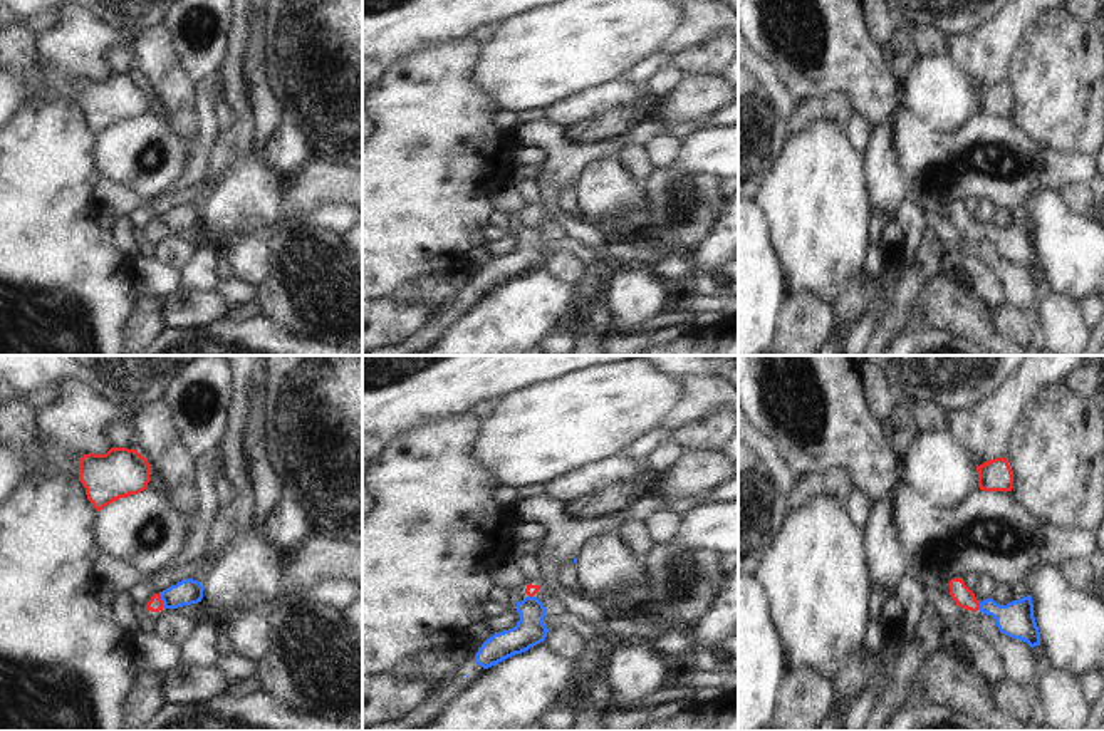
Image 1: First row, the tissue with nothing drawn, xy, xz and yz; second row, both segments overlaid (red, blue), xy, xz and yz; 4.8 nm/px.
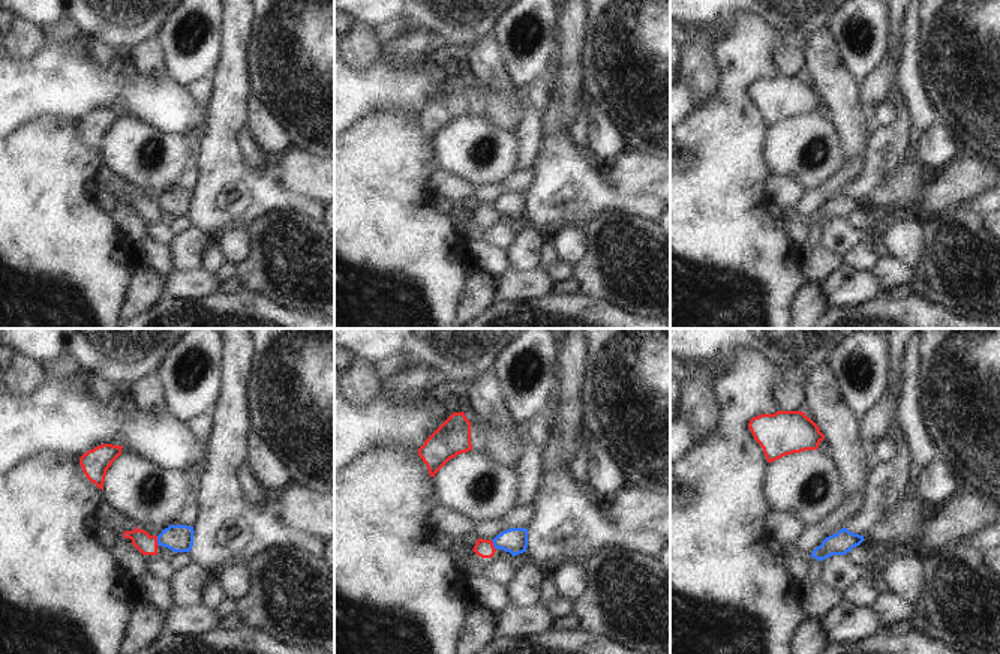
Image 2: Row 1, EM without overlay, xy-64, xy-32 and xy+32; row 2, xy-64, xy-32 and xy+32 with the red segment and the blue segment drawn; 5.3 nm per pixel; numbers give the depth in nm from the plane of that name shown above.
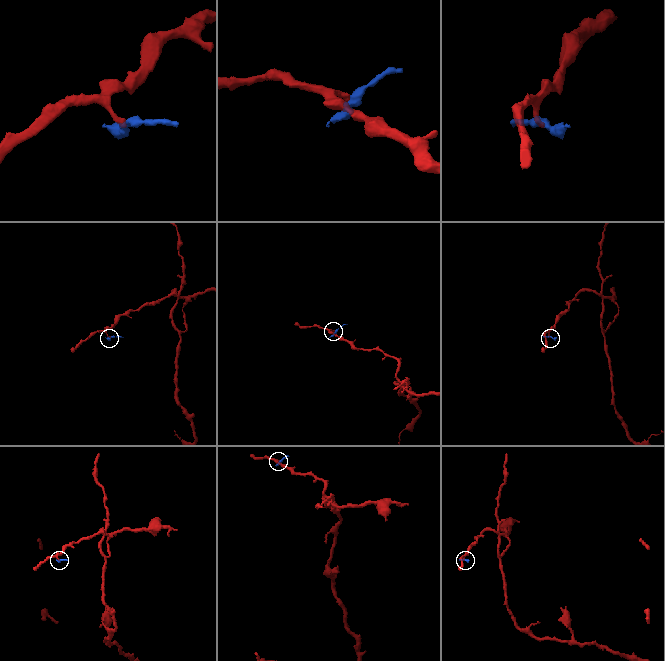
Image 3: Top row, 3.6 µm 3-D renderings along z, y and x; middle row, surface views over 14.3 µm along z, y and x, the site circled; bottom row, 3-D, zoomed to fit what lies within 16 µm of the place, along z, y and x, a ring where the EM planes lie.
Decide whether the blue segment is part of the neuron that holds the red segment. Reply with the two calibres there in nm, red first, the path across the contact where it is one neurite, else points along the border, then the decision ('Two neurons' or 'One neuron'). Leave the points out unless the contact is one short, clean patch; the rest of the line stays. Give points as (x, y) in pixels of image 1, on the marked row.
Thickness 70 nm (red) against 120 nm. Boundary: xy (158, 594), (163, 607). Two neurons.

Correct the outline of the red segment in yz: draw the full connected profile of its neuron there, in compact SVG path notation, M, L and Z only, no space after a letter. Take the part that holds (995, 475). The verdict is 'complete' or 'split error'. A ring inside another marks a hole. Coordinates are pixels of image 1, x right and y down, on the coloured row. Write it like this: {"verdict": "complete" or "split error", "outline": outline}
{"verdict": "complete", "outline": "M1005 458L990 459L980 466L978 471L978 486L983 491L1012 491L1013 488L1013 473Z"}

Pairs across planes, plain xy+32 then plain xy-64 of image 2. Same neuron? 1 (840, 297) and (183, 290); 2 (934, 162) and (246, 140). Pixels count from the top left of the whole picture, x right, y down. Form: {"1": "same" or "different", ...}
{"1": "same", "2": "different"}

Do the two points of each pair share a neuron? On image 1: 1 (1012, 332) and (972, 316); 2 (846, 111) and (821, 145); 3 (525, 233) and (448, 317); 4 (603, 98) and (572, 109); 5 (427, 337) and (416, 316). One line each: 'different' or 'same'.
1: different
2: different
3: same
4: same
5: different

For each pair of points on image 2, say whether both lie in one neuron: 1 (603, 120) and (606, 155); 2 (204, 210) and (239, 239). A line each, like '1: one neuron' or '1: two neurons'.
1: one neuron
2: two neurons

